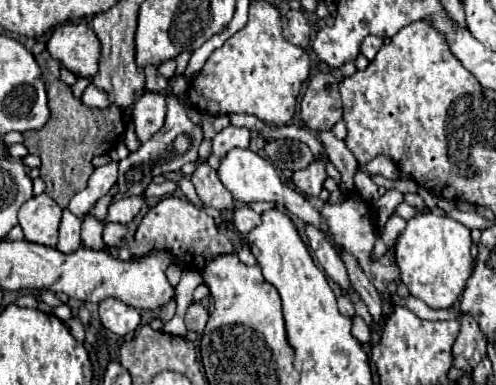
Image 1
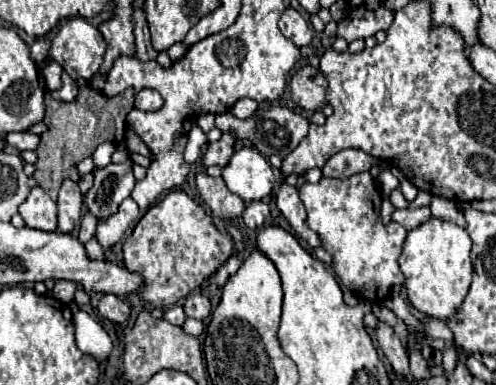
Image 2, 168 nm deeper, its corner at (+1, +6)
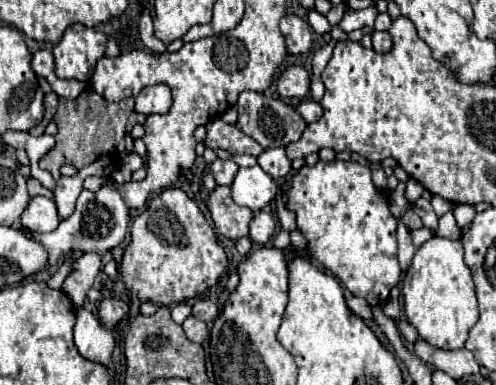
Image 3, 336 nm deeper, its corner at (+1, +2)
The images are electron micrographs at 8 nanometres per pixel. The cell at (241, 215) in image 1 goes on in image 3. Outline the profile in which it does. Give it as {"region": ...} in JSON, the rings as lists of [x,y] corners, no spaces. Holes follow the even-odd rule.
{"region":[[[261,210],[255,214],[255,218],[251,220],[249,236],[259,244],[265,244],[271,236],[275,236],[275,218],[271,210]]]}

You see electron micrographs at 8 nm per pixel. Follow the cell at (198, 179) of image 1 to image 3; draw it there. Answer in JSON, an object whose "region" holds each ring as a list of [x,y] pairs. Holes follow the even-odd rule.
{"region":[[[217,186],[209,194],[209,212],[221,236],[227,236],[231,240],[249,236],[249,222],[253,220],[253,212],[249,208],[237,206],[231,200],[229,186]]]}

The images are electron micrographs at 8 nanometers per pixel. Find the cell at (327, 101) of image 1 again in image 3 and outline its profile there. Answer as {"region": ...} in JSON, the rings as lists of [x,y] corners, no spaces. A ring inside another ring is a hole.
{"region":[[[289,66],[277,78],[277,90],[287,98],[309,96],[309,74],[303,66]]]}

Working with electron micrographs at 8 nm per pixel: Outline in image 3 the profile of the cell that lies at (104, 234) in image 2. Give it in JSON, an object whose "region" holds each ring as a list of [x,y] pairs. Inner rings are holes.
{"region":[[[81,254],[79,258],[73,258],[71,270],[63,282],[63,292],[71,298],[71,302],[77,308],[83,306],[83,300],[99,272],[101,272],[101,256],[99,254]]]}

